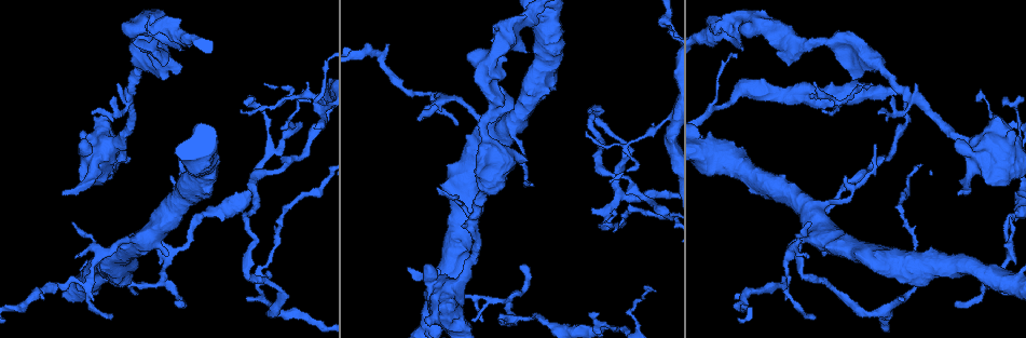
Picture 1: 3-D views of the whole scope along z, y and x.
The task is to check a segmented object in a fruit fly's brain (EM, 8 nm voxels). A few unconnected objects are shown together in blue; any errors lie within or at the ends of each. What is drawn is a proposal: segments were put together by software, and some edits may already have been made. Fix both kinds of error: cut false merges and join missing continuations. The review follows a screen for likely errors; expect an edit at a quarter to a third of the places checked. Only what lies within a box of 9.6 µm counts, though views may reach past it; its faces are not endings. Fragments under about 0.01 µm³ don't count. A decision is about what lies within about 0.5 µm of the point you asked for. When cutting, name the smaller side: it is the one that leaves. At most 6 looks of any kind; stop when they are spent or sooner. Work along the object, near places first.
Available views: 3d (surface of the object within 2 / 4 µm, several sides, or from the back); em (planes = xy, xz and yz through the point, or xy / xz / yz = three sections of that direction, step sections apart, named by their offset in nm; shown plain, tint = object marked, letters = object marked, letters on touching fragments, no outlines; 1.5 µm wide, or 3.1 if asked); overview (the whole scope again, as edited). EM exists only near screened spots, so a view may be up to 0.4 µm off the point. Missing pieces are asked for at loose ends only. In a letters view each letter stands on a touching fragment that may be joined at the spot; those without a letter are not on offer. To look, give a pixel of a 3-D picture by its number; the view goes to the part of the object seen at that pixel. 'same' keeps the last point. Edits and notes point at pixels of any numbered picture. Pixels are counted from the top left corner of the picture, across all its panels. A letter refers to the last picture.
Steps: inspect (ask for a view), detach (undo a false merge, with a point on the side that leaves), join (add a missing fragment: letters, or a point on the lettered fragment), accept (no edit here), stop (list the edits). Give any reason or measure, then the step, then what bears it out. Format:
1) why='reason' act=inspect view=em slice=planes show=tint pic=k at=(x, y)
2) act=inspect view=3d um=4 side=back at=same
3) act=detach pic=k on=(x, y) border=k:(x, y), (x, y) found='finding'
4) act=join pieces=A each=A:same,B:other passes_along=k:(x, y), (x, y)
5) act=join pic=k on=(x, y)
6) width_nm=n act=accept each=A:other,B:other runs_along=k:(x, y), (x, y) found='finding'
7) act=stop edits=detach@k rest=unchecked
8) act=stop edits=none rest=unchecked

why='sudden change in width' act=inspect view=em slice=xy step=4 show=letters pic=1 at=(547, 320)

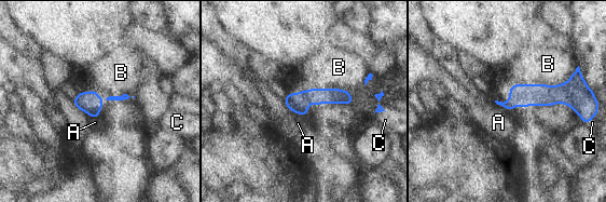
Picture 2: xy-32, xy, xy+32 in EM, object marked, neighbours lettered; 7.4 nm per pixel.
width_nm=150 act=accept each=A:other,B:other,C:other border=2:(576, 70), (558, 84), (510, 86) found='all the same neuron'

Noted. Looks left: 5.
why='branch stops here' act=inspect view=3d um=2 pic=1 at=(93, 114)

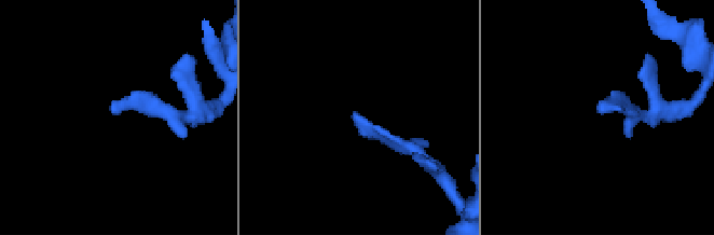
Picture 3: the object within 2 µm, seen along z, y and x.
act=inspect view=em slice=xy step=8 show=letters pic=3 at=(355, 111)

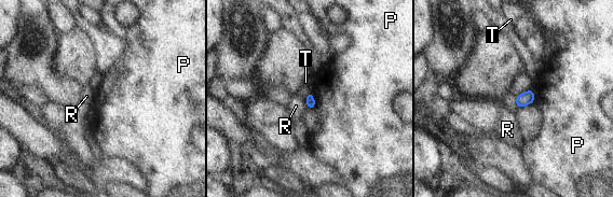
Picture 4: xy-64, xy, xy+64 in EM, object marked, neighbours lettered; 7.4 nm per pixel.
width_nm=70 act=accept each=P:other,R:other,T:other found='none of them fits'

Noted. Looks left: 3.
act=inspect view=3d um=4 pic=1 at=(253, 98)

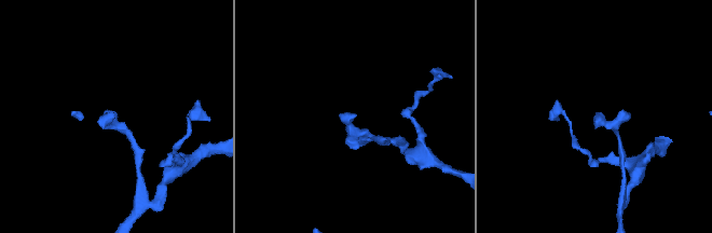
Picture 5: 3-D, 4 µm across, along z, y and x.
why='need the tissue' act=inspect view=em slice=yz step=4 show=tint pic=5 at=(355, 113)

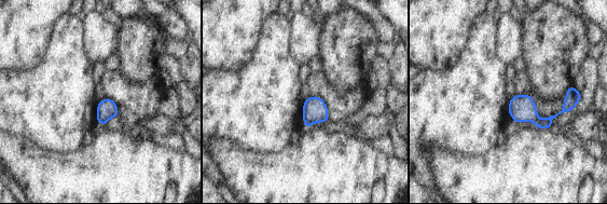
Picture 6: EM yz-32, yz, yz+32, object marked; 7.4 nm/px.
why='another direction' act=inspect view=em slice=planes show=letters at=same

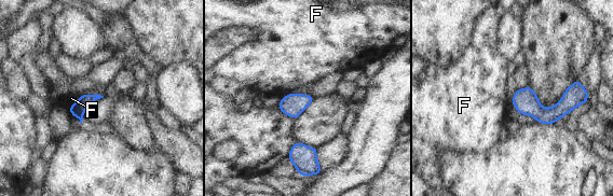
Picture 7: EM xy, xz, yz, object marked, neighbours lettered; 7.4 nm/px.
longest_contact=F:150nm act=accept each=F:other border=7:(80, 96), (69, 107), (70, 112) found='none of them fits'

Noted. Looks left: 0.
act=stop edits=none rest=unchecked

